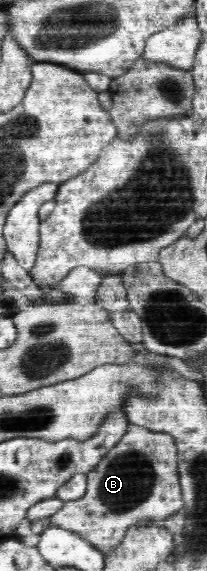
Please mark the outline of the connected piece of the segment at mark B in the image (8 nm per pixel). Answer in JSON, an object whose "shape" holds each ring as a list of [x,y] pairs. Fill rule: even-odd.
{"shape":[[[129,423],[127,426],[127,431],[124,433],[124,436],[118,441],[118,444],[114,448],[109,449],[105,453],[104,458],[92,469],[90,472],[87,472],[87,489],[84,493],[84,496],[81,496],[79,499],[68,501],[63,504],[63,507],[49,517],[50,524],[52,526],[58,526],[59,528],[74,530],[75,533],[82,534],[86,537],[96,548],[102,549],[107,555],[112,554],[113,550],[120,544],[120,541],[124,538],[126,532],[134,524],[138,524],[140,520],[164,520],[170,514],[177,513],[184,506],[181,486],[180,486],[180,477],[179,477],[179,468],[178,468],[178,457],[176,450],[175,437],[168,434],[167,432],[154,432],[152,429],[146,428],[143,425],[137,425]]]}

